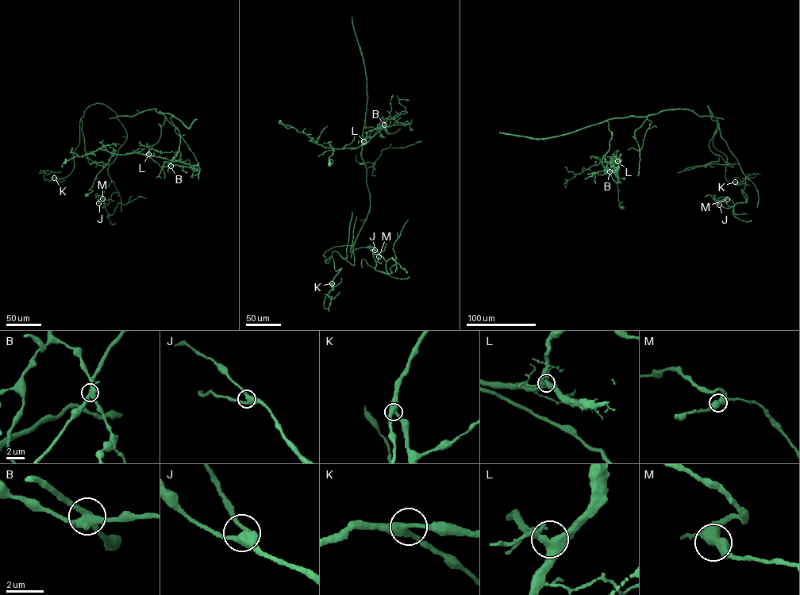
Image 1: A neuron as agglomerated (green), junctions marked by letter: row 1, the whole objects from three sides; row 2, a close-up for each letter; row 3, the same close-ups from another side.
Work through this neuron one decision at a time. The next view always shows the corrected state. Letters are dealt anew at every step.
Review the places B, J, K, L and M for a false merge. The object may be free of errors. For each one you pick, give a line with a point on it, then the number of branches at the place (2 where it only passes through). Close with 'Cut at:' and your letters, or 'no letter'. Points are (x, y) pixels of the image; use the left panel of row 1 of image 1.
B: at (171, 166); 5 branches meet
Cut at: B

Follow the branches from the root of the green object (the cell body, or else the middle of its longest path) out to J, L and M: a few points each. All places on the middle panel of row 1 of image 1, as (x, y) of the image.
J: (329, 163), (382, 117), (363, 129), (370, 206), (353, 250), (373, 247), (388, 273), (374, 250)
L: (329, 163), (330, 160), (332, 160), (330, 163), (328, 158), (333, 154), (333, 148), (357, 148), (363, 141)
M: (329, 163), (382, 117), (363, 129), (370, 206), (353, 249), (373, 247), (388, 273), (371, 249), (378, 256)

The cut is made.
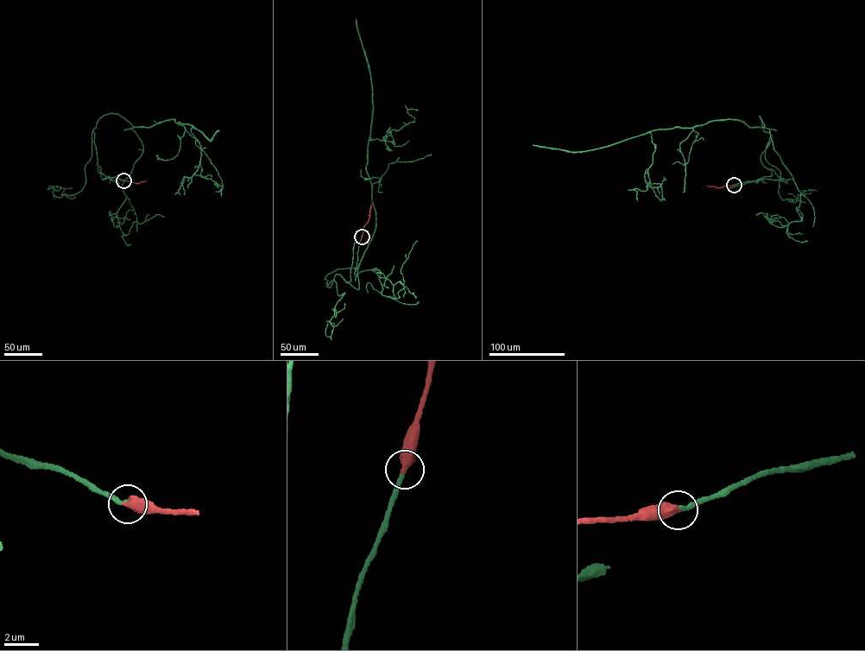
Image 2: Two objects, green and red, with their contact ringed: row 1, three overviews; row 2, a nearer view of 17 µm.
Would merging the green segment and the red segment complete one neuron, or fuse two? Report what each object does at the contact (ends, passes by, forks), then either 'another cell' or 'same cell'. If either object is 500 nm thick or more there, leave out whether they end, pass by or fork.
same cell

